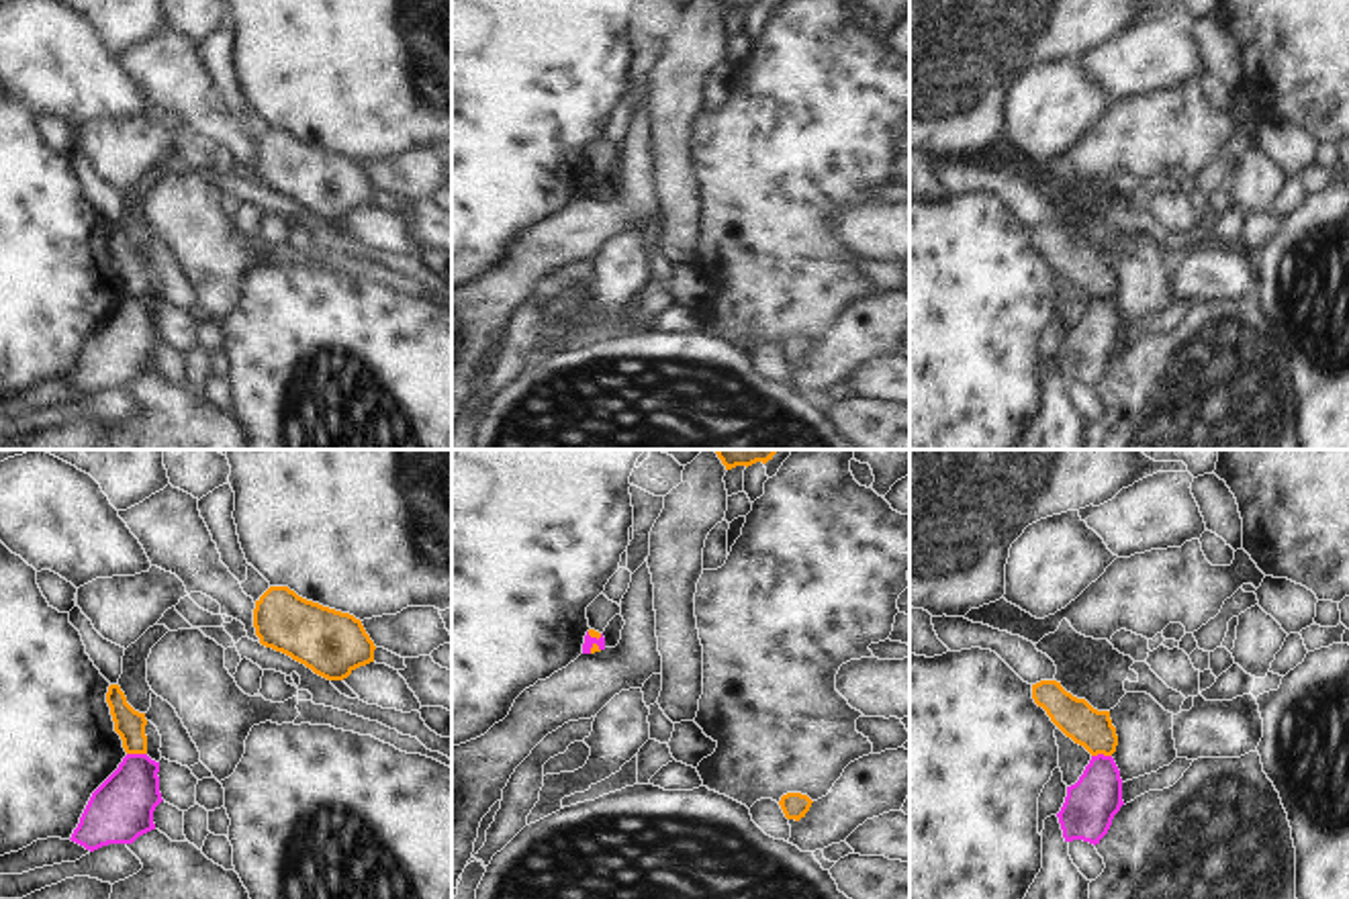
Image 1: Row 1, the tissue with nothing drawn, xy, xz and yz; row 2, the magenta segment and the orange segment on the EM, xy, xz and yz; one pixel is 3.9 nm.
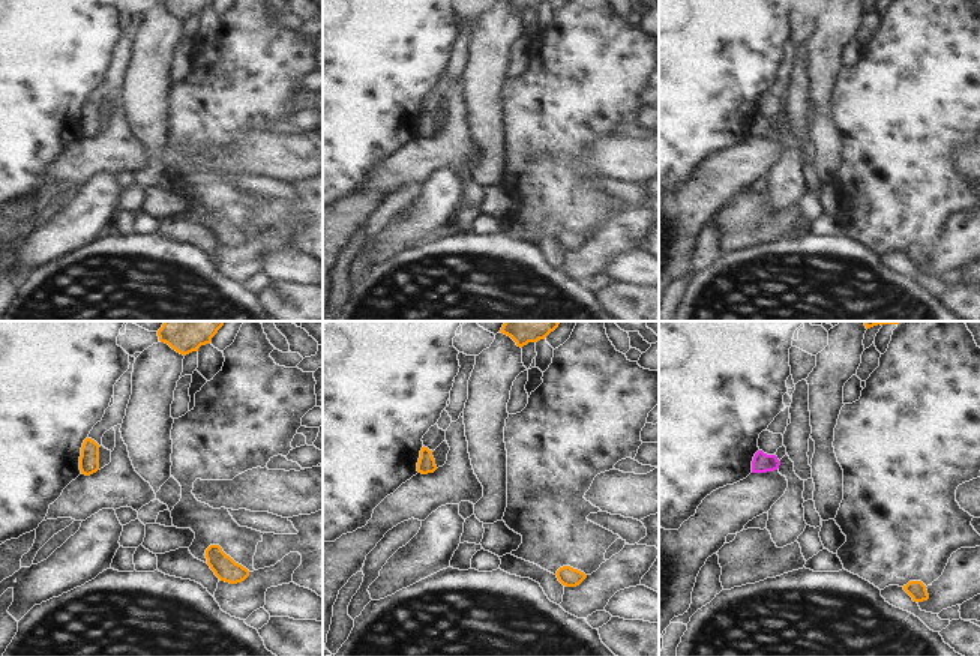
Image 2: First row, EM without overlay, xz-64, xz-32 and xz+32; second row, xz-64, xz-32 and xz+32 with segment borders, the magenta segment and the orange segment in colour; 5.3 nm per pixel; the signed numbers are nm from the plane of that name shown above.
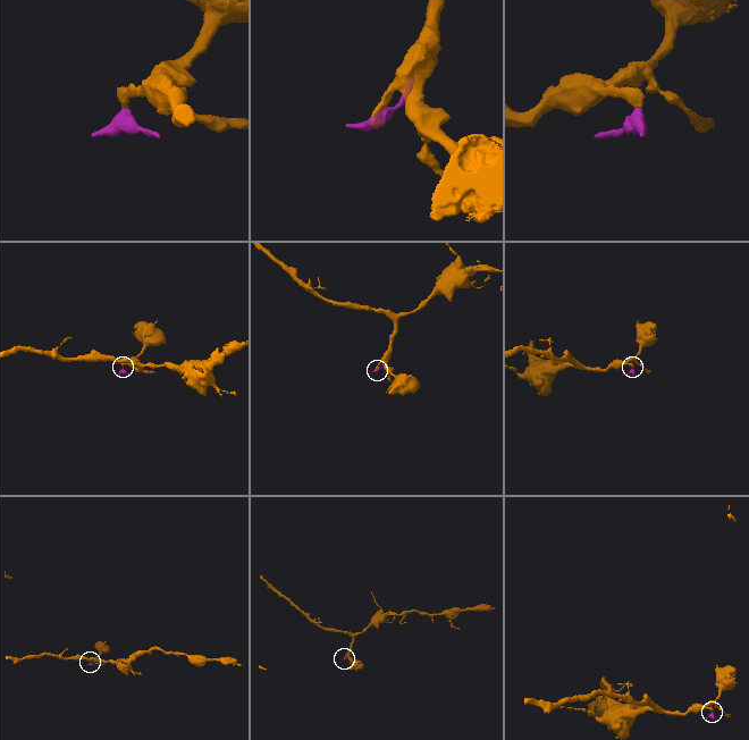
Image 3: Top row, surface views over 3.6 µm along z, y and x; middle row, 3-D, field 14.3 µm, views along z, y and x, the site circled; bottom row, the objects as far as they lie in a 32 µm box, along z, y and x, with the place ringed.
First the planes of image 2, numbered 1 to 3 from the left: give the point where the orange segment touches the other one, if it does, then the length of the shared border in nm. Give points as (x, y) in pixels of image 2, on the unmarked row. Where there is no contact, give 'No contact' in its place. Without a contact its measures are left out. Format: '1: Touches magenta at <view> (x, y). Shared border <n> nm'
1: No contact
2: No contact
3: No contact

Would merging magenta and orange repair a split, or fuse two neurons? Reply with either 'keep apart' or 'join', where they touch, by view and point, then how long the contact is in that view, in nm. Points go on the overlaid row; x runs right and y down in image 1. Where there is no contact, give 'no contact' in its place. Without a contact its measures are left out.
keep apart | xy (137, 754) | 80 nm

